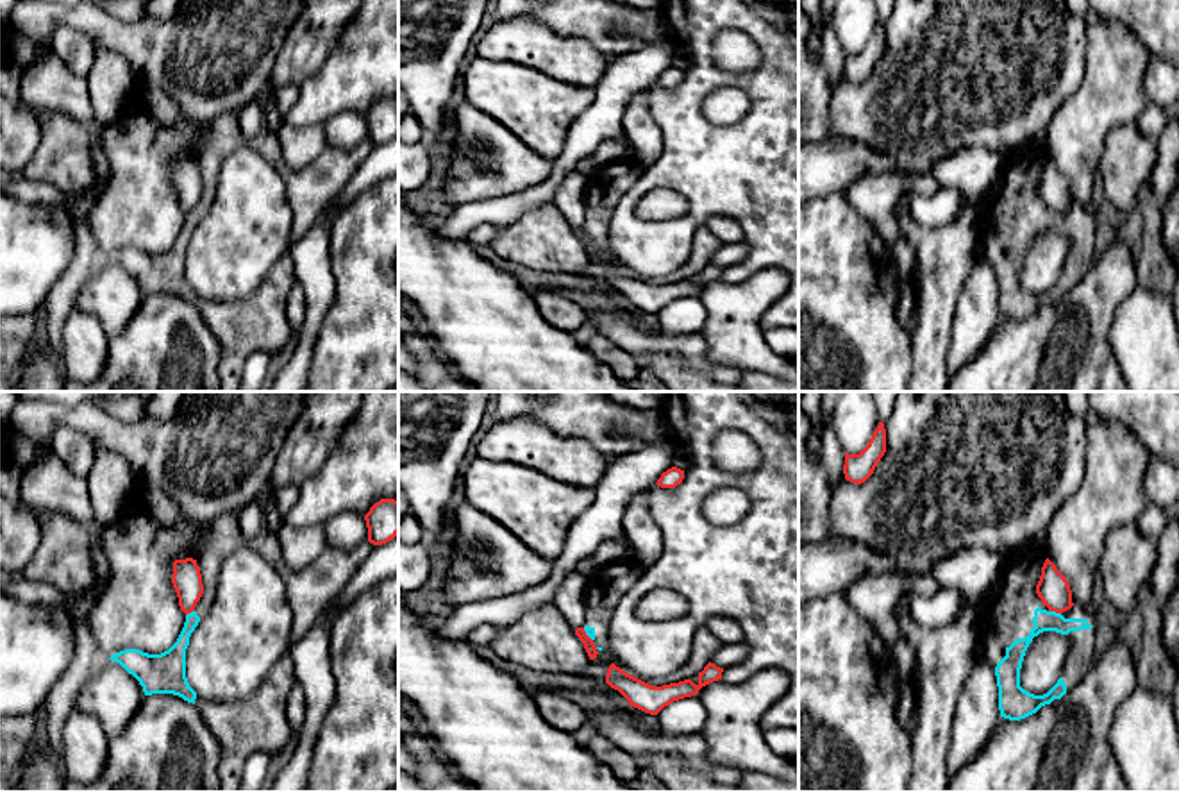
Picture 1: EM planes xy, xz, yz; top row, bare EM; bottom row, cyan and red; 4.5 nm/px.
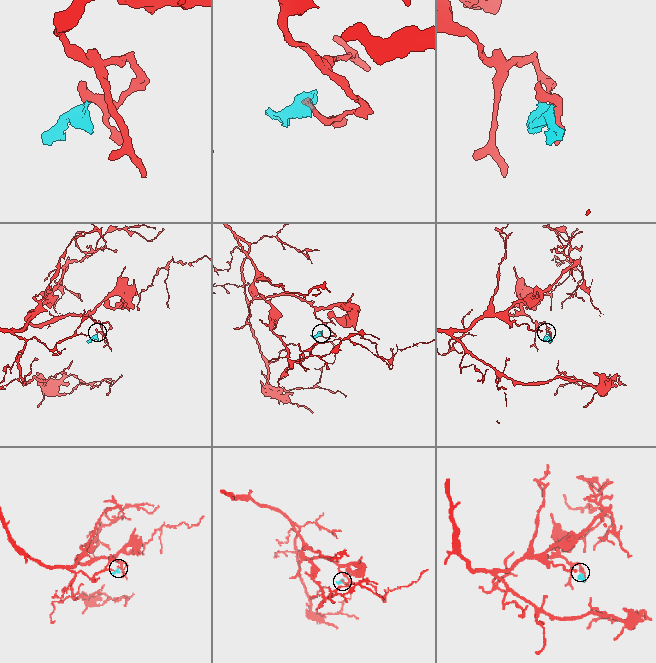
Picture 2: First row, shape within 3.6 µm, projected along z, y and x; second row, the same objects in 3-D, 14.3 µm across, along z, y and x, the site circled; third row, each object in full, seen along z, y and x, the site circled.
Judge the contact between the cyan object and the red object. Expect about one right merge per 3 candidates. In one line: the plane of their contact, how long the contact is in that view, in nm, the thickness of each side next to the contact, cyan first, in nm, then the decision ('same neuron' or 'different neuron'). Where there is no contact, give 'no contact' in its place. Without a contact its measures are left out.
meets cyan in yz; contact 50 nm long; 100 nm thick on the cyan side, 150 nm on the other; different neuron

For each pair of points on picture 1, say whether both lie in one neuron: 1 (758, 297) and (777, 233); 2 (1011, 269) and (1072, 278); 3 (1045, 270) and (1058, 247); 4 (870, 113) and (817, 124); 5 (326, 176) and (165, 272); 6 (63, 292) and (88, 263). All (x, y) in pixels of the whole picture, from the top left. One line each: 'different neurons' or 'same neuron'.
1: different neurons
2: same neuron
3: same neuron
4: different neurons
5: same neuron
6: same neuron

